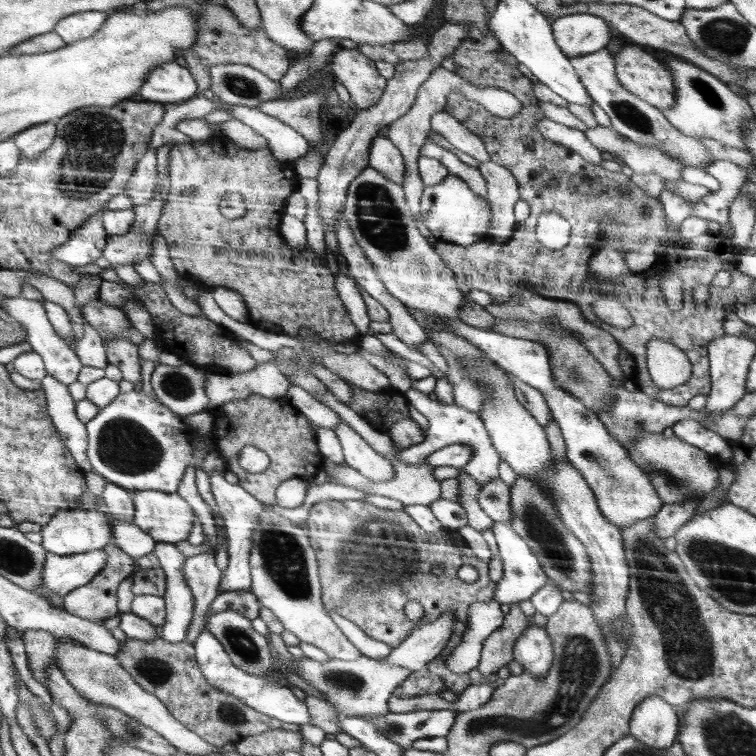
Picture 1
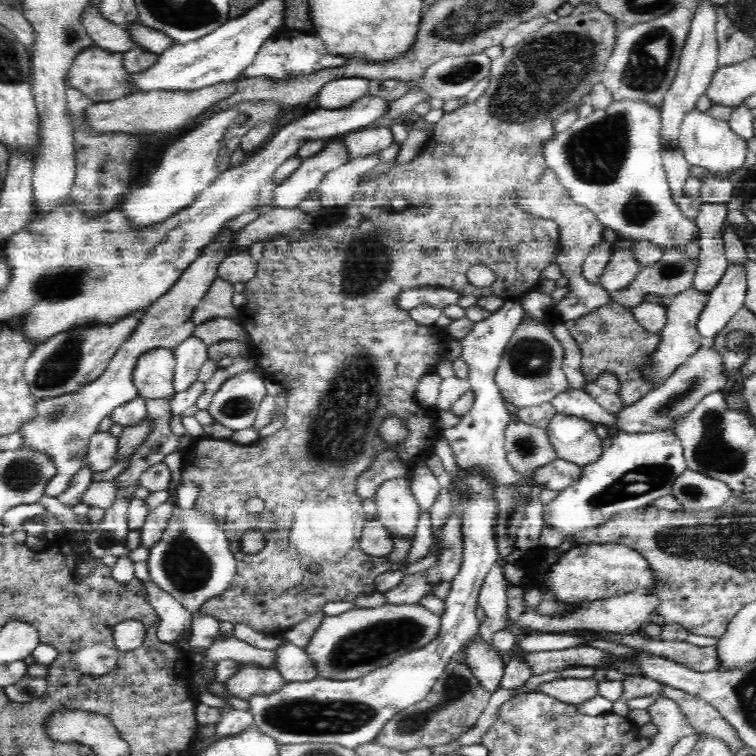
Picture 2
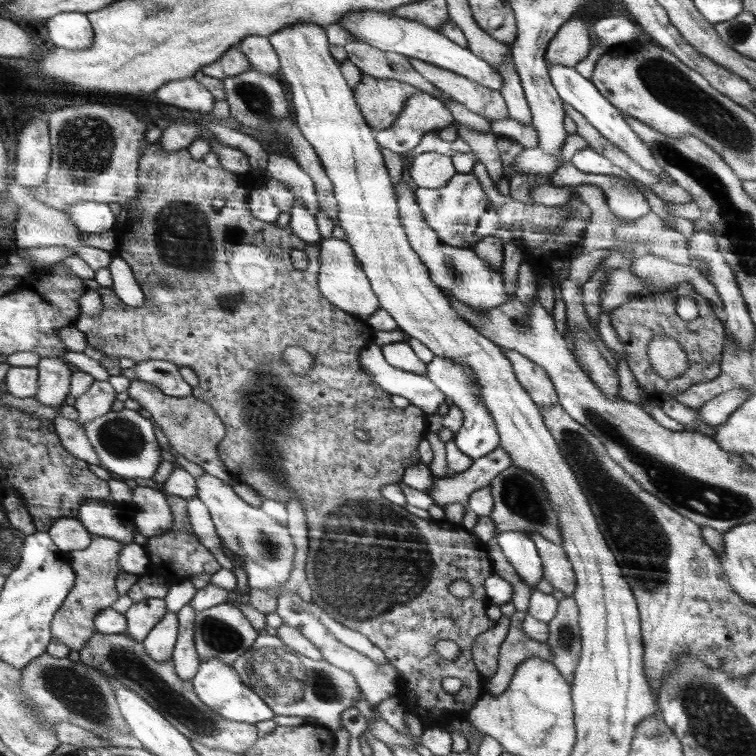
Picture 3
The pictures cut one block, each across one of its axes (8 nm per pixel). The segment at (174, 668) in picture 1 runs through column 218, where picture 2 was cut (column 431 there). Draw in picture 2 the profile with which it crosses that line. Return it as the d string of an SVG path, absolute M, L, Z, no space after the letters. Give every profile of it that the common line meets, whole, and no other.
M452 659L426 698L400 710L392 720L388 720L375 742L399 751L448 744L473 728L488 706L490 696L492 692L477 681L467 663L458 664Z

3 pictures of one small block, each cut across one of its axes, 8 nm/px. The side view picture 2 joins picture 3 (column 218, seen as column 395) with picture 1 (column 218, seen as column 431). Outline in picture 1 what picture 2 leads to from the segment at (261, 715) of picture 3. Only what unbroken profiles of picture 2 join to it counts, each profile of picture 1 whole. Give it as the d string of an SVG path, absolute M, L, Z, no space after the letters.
M206 628L200 632L200 636L196 638L193 645L196 660L203 670L204 678L214 688L220 688L220 692L224 692L226 696L234 696L236 700L244 700L244 704L256 709L256 712L272 716L272 718L281 720L284 723L301 725L312 722L311 710L307 708L304 700L298 699L289 687L278 684L278 682L272 684L272 682L264 680L260 675L253 675L236 667L220 641L216 640L216 636L212 632L208 632Z

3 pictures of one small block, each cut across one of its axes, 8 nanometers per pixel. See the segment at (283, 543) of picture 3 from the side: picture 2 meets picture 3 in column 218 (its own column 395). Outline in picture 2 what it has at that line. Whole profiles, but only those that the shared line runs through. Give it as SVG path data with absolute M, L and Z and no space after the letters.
M404 477L384 481L376 489L374 501L384 529L395 538L414 538L421 509Z

